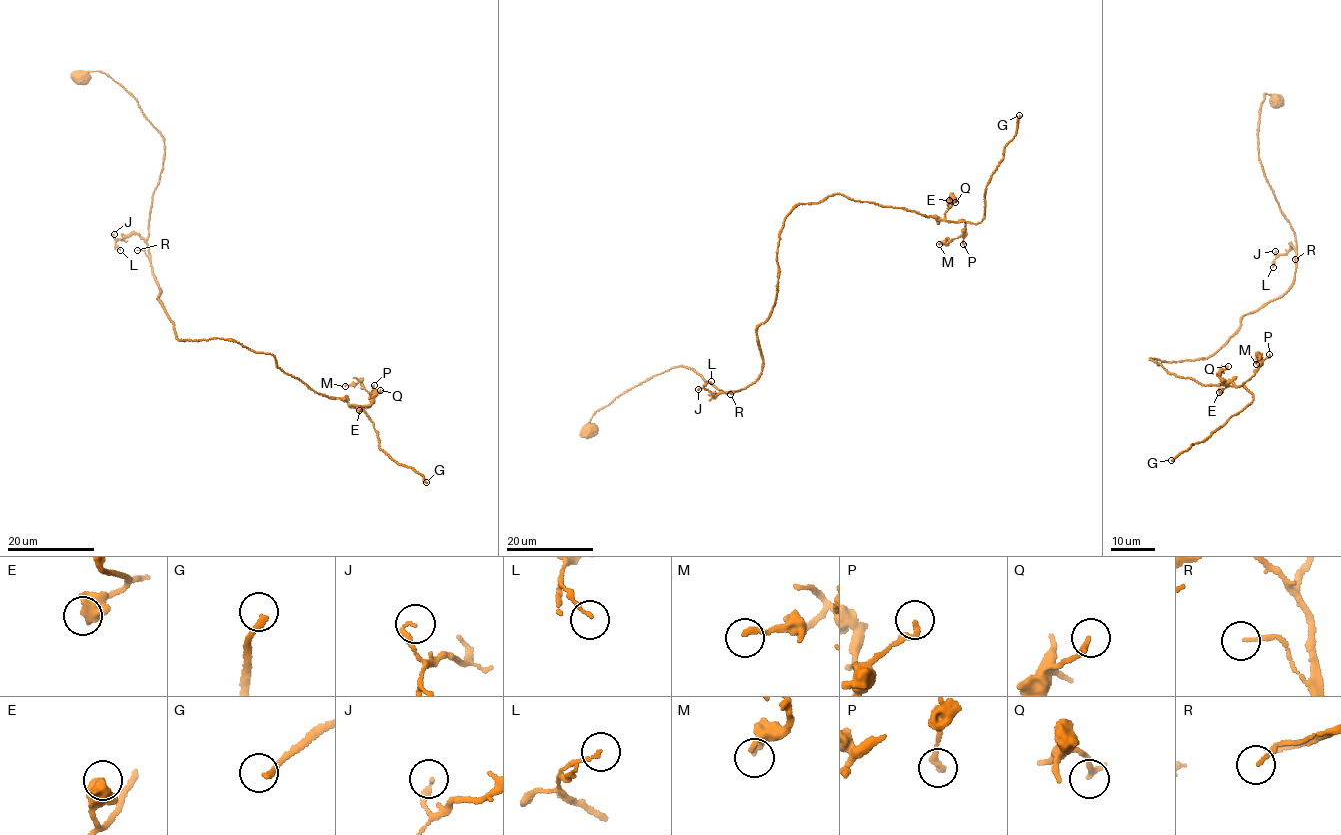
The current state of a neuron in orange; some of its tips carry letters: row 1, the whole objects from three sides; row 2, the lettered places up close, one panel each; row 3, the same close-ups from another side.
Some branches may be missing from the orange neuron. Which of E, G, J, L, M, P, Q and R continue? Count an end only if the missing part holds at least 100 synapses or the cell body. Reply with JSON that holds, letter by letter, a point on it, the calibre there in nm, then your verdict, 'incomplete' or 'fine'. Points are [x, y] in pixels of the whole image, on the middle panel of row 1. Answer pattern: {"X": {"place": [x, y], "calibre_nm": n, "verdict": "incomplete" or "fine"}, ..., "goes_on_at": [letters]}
{"E": {"place": [949, 200], "calibre_nm": 650, "verdict": "fine"}, "G": {"place": [1019, 115], "calibre_nm": 220, "verdict": "incomplete"}, "J": {"place": [698, 389], "calibre_nm": 150, "verdict": "fine"}, "L": {"place": [711, 381], "calibre_nm": 110, "verdict": "fine"}, "M": {"place": [939, 244], "calibre_nm": 180, "verdict": "fine"}, "P": {"place": [963, 244], "calibre_nm": 200, "verdict": "fine"}, "Q": {"place": [955, 202], "calibre_nm": 240, "verdict": "fine"}, "R": {"place": [730, 394], "calibre_nm": 100, "verdict": "fine"}, "goes_on_at": ["G"]}

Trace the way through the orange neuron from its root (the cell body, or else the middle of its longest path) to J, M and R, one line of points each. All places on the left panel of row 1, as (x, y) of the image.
J: (81, 77), (100, 71), (121, 85), (164, 141), (148, 237), (144, 240), (131, 234), (116, 240), (114, 234)
M: (81, 77), (121, 85), (164, 141), (146, 245), (177, 339), (232, 340), (369, 407), (363, 385), (345, 386)
R: (81, 77), (100, 71), (121, 85), (164, 141), (163, 166), (148, 219), (149, 256), (137, 250)

